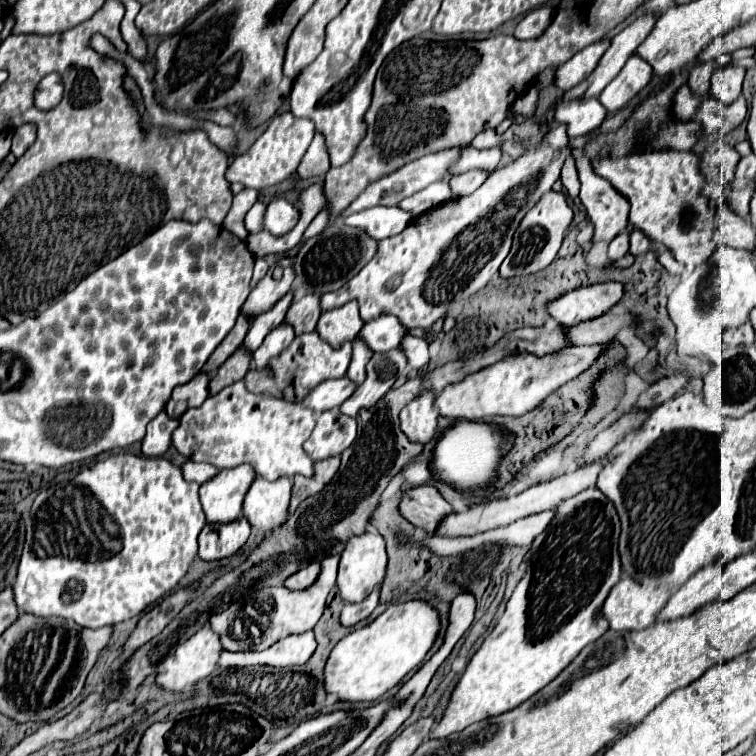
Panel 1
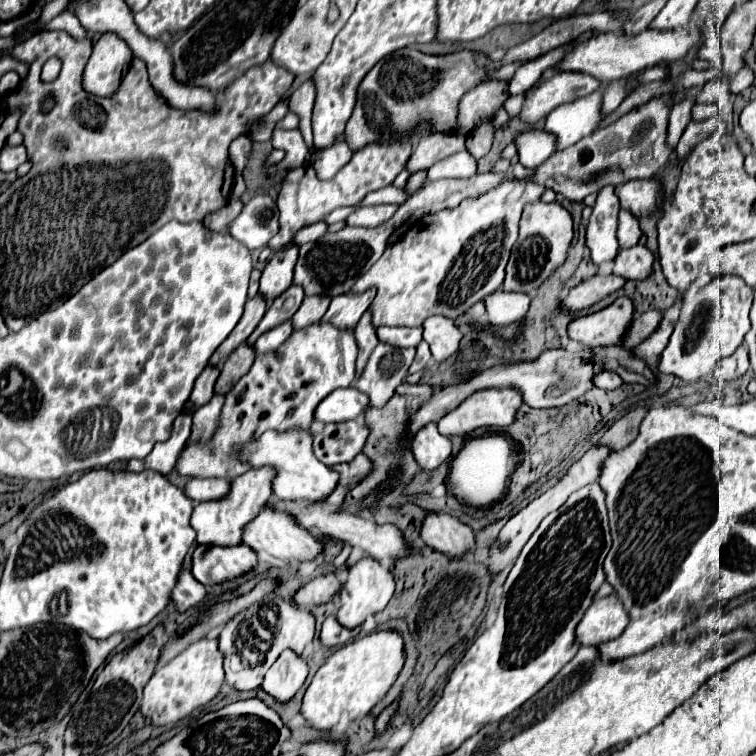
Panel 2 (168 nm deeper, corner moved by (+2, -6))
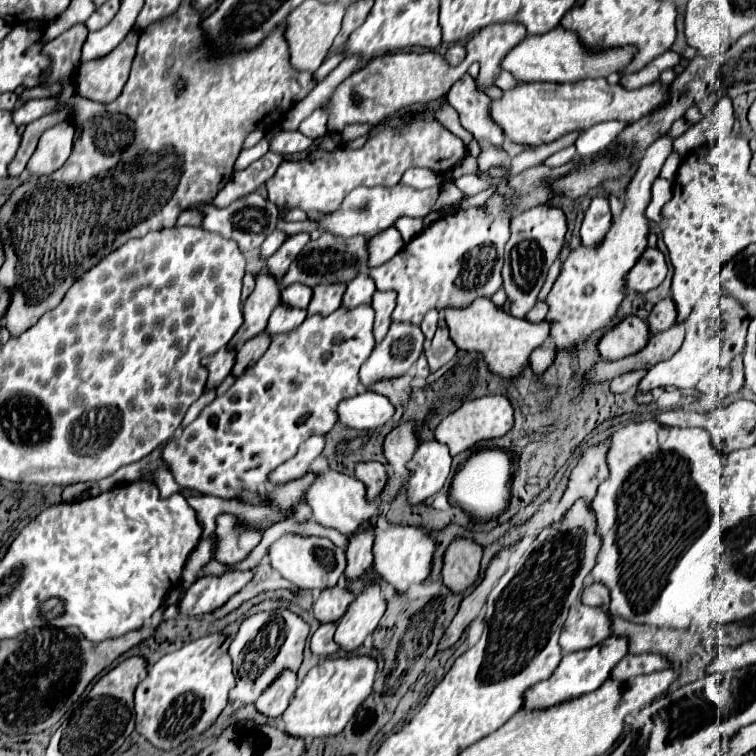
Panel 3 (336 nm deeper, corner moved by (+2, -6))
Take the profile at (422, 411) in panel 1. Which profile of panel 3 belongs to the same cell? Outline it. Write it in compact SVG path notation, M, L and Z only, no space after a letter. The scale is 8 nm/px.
M423 442L419 444L415 456L409 462L409 480L405 484L407 490L407 502L411 506L425 502L429 496L435 496L449 476L451 468L451 456L445 444Z

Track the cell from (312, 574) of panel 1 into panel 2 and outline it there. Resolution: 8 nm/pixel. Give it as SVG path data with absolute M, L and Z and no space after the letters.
M335 574L317 576L293 594L293 604L299 608L311 608L311 606L323 604L333 594L337 594L339 588L341 588L341 580Z

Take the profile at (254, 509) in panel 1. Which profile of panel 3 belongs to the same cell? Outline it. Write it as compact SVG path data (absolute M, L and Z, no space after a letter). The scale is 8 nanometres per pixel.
M285 534L269 548L269 560L271 566L289 582L293 582L299 590L323 590L337 584L337 580L343 576L347 560L345 560L345 548L337 548L327 538L301 538L293 534Z

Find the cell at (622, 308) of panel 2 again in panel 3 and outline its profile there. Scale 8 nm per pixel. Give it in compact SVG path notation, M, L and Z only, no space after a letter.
M627 316L619 326L607 332L597 348L605 360L621 360L625 356L637 354L649 342L649 328L637 316Z

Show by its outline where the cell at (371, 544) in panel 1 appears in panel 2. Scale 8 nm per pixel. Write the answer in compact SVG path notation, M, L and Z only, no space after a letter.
M363 556L349 568L347 580L341 586L341 592L339 592L341 608L337 612L337 620L345 624L347 628L355 628L363 624L369 614L375 614L387 606L387 602L393 596L393 590L395 590L393 574L385 566L381 566L377 560L373 560L371 556Z

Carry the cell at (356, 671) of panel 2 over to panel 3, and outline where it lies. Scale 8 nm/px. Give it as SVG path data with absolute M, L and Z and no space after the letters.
M329 656L321 658L315 668L309 670L305 680L293 694L287 710L283 712L285 732L295 738L327 738L343 730L353 718L361 702L371 694L375 682L377 662L369 656Z

